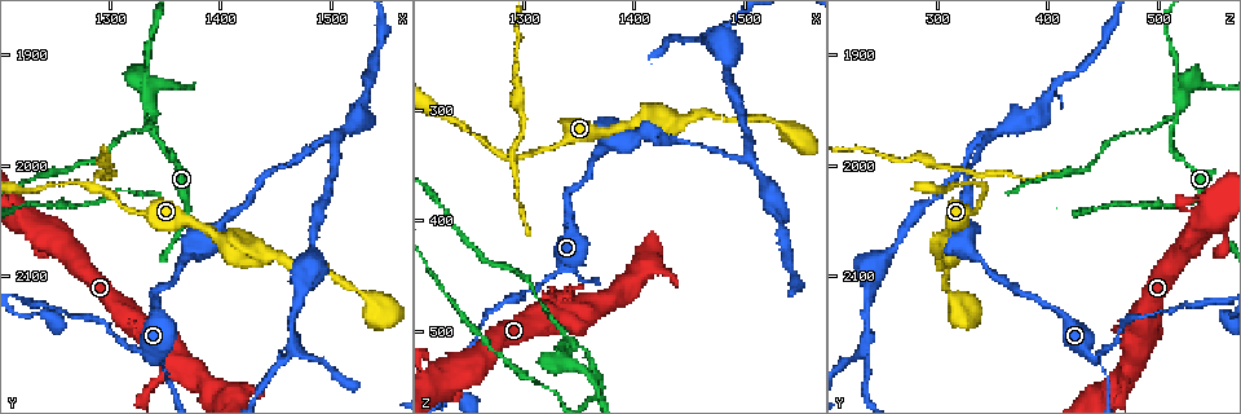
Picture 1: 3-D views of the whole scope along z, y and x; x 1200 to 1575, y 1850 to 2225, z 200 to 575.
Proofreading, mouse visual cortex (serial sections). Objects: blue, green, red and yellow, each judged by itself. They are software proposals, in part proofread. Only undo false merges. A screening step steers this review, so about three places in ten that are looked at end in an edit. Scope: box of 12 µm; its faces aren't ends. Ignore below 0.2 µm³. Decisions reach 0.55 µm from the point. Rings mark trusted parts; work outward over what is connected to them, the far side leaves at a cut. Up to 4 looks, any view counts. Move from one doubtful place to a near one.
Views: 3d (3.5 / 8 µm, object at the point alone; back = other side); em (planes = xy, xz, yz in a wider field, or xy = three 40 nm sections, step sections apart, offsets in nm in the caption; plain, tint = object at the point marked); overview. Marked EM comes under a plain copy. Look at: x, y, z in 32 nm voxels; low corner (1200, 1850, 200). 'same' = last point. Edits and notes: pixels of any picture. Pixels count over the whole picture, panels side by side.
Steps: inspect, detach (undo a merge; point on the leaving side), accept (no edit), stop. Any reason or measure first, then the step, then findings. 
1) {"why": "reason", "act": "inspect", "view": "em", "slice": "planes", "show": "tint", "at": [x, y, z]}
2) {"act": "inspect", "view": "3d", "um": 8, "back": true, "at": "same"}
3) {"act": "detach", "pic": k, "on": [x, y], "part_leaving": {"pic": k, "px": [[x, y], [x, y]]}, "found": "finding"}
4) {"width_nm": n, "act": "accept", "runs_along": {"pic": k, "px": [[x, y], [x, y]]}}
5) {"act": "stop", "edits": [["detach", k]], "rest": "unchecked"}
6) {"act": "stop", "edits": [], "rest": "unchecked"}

{"why": "abrupt turn", "act": "inspect", "view": "3d", "um": 3.5, "at": [1284, 2016, 344]}

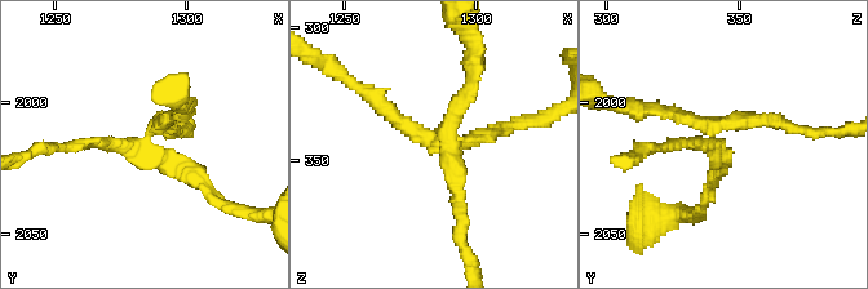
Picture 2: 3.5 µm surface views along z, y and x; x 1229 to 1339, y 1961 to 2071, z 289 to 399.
{"act": "inspect", "view": "em", "slice": "planes", "show": "tint", "at": [1283, 2017, 342]}

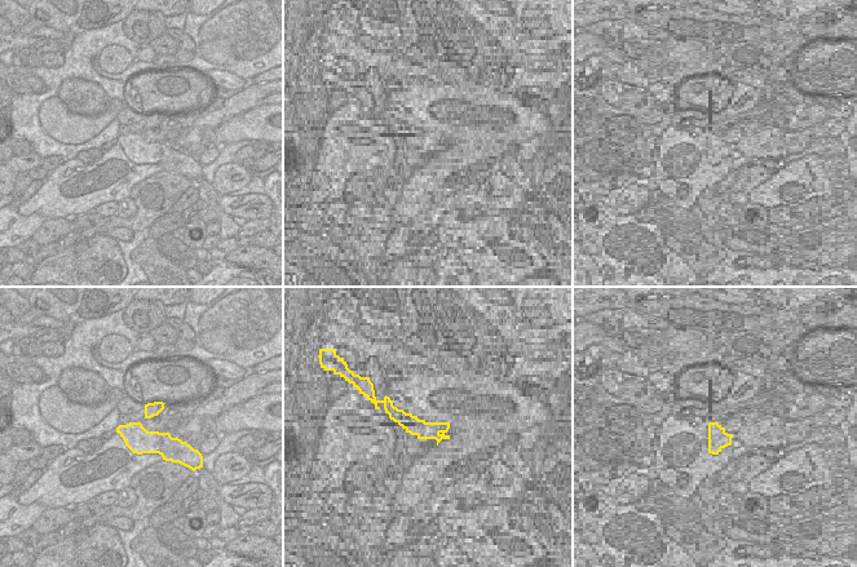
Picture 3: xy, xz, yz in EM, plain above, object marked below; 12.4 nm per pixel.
{"width_nm": 320, "act": "accept", "runs_along": {"pic": 2, "px": [[711, 191], [711, 128], [664, 111]]}, "found": "all the same cell"}

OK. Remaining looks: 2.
{"why": "branch point", "act": "inspect", "view": "3d", "um": 8, "at": [1502, 1976, 342]}

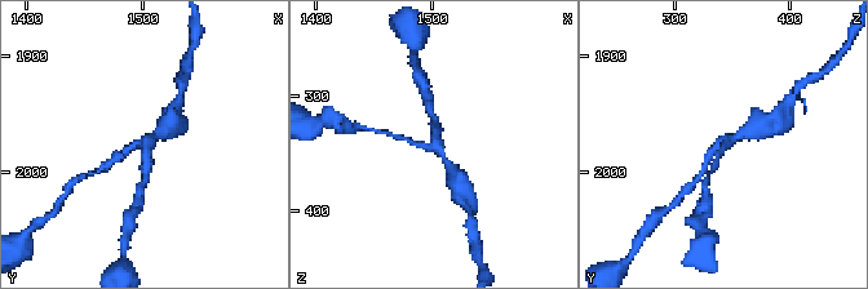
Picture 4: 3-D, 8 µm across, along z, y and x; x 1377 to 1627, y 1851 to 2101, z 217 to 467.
{"arms": 3, "arm_widths_nm": [150, 200, 250], "why": "now the EM", "act": "inspect", "view": "em", "slice": "xy", "step": 2, "show": "tint", "at": [1502, 1976, 342]}

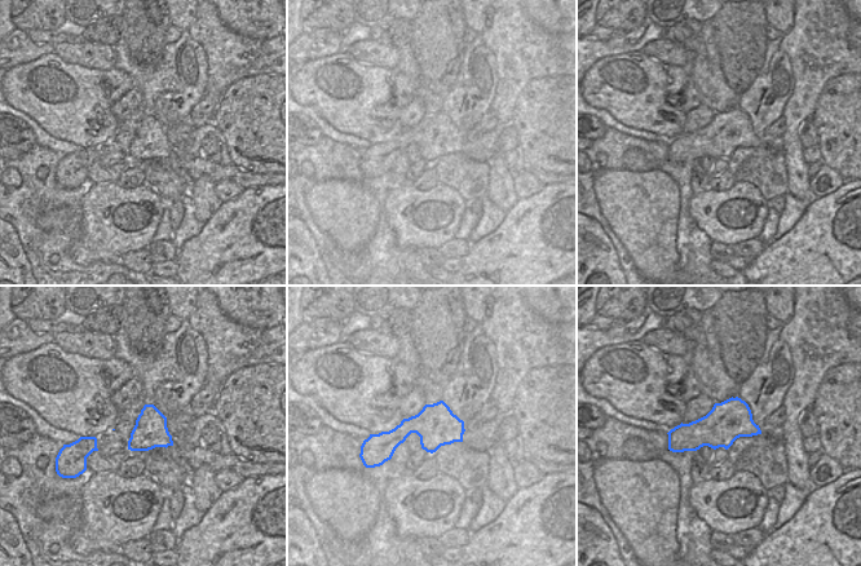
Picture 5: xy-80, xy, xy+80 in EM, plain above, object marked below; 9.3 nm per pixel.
{"act": "accept", "found": "one cell here"}

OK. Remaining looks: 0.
{"act": "stop", "edits": [], "rest": "unchecked"}

